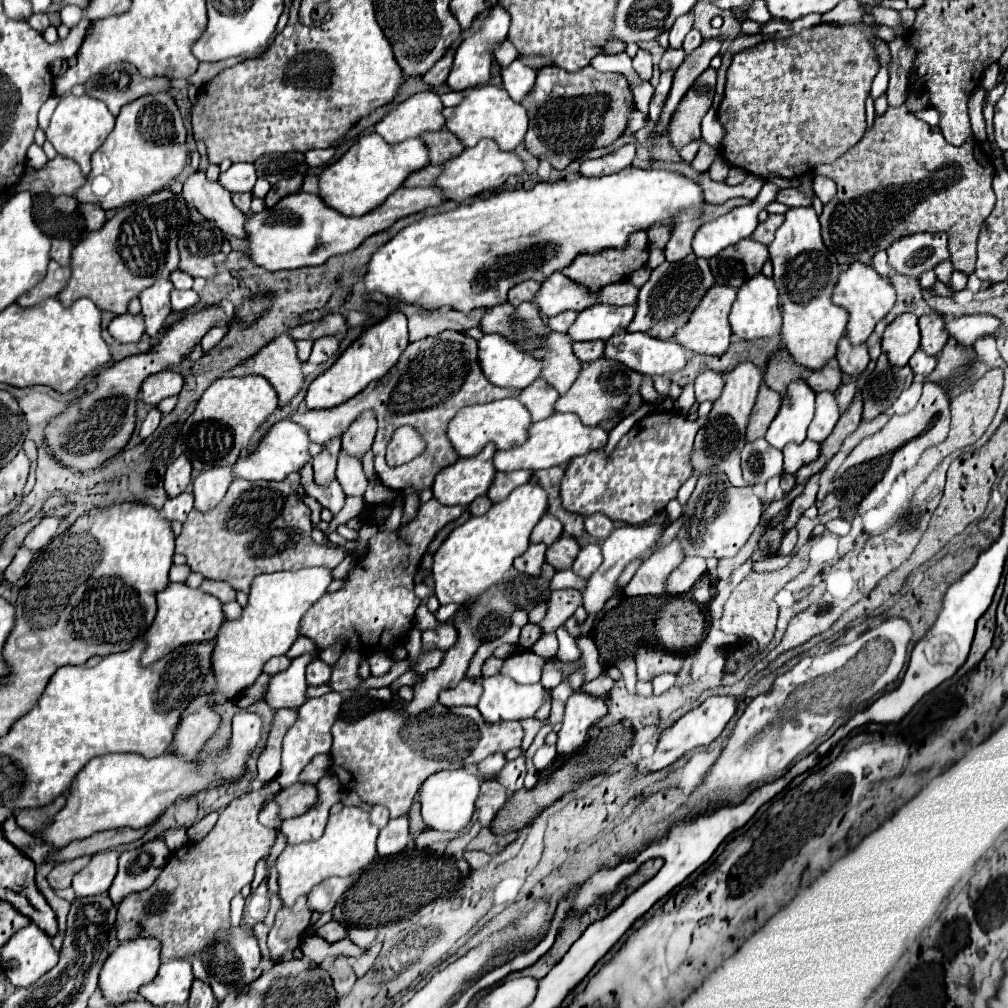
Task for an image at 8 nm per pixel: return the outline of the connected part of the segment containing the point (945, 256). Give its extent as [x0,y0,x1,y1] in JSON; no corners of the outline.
[887,234,951,278]

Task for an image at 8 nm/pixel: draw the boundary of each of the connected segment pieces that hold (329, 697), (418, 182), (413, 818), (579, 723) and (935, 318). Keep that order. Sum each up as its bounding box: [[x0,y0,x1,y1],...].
[[275,692,341,788],[405,166,441,188],[407,798,427,838],[557,692,607,756],[919,312,947,356]]

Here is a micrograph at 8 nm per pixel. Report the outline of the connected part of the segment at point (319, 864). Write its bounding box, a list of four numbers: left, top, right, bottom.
[277,806,379,906]

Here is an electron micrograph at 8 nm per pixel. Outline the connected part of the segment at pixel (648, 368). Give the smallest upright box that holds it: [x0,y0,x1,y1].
[603,330,689,376]

